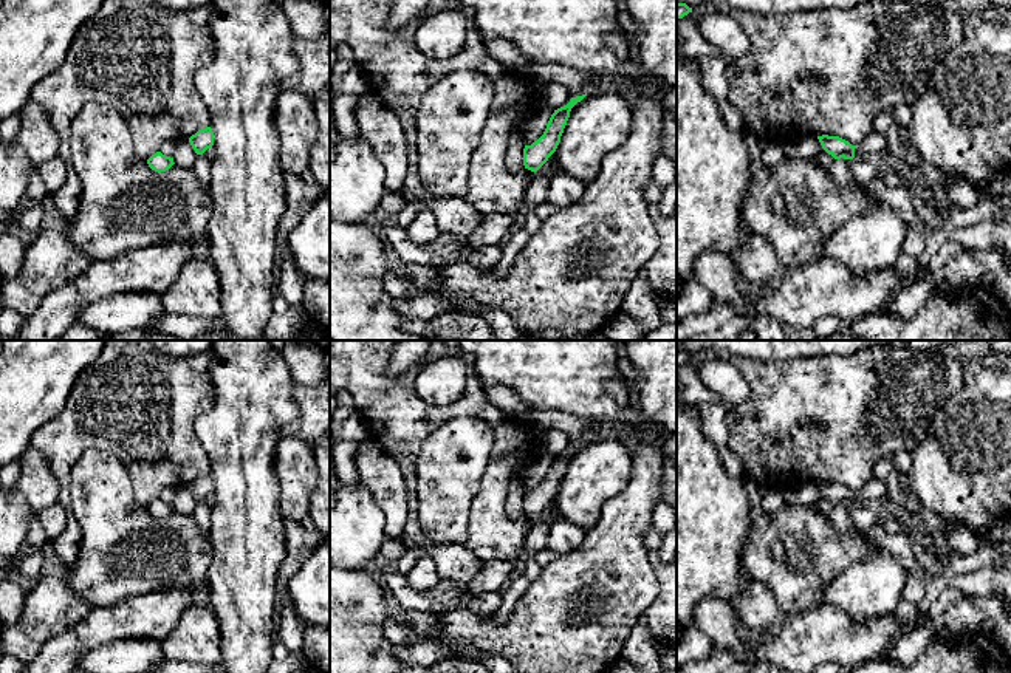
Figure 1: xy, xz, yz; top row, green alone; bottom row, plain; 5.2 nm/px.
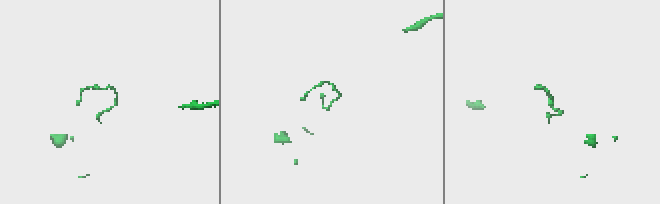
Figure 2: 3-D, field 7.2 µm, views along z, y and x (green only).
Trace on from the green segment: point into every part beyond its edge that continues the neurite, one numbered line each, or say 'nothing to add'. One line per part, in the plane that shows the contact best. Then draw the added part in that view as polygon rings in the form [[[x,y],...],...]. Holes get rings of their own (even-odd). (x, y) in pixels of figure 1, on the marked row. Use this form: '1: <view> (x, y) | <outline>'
nothing to add

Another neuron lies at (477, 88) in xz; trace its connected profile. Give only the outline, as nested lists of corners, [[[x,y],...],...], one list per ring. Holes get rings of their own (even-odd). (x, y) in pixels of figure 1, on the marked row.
[[[480,71],[446,74],[421,97],[416,111],[420,178],[434,198],[463,198],[469,164],[494,101],[494,84]]]

